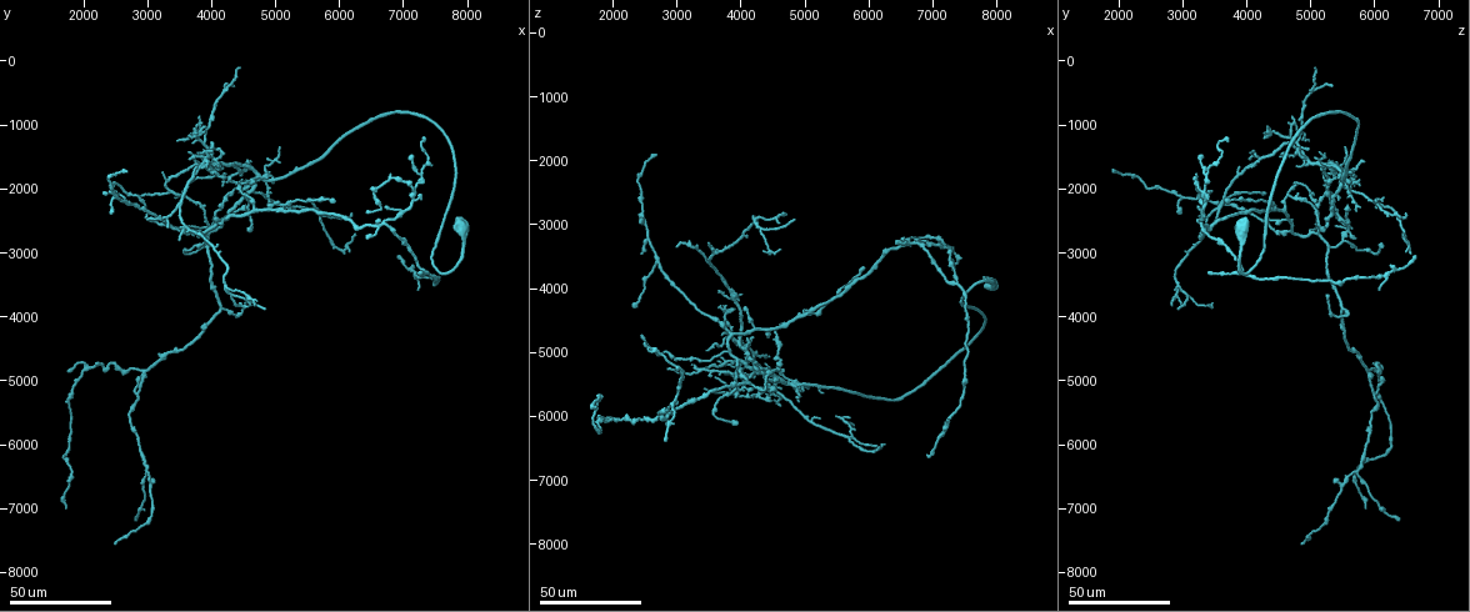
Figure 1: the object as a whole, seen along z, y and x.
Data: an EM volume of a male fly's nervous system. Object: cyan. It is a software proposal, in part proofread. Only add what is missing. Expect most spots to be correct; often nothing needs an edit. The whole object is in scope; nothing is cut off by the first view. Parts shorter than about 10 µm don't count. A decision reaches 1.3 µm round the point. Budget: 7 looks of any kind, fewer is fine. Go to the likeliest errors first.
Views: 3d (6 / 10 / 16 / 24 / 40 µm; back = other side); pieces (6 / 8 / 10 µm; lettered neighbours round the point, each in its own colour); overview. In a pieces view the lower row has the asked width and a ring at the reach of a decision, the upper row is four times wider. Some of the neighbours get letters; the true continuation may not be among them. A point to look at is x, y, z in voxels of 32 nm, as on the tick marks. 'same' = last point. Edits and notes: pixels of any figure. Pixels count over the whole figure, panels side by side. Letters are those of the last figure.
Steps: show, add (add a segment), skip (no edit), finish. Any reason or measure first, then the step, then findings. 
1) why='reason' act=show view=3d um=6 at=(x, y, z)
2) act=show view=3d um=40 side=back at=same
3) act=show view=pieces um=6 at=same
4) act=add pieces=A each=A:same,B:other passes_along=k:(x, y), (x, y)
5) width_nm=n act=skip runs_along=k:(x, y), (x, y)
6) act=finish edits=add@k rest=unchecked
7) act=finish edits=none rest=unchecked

why='an open end' act=show view=3d um=40 at=(3000, 2450, 3400)

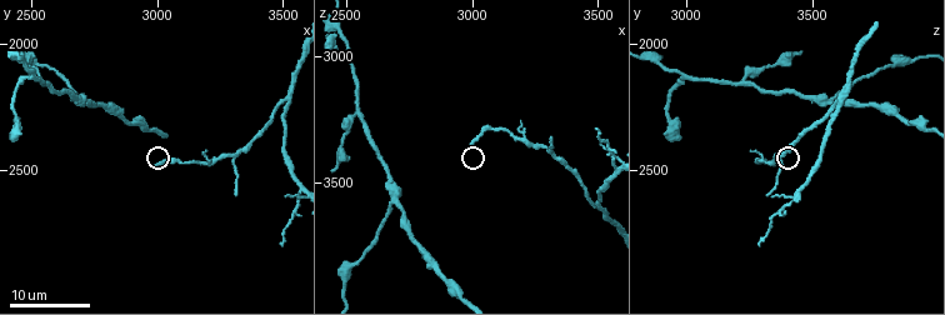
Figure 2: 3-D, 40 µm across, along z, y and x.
act=show view=pieces um=6 at=(3010, 2480, 3340)

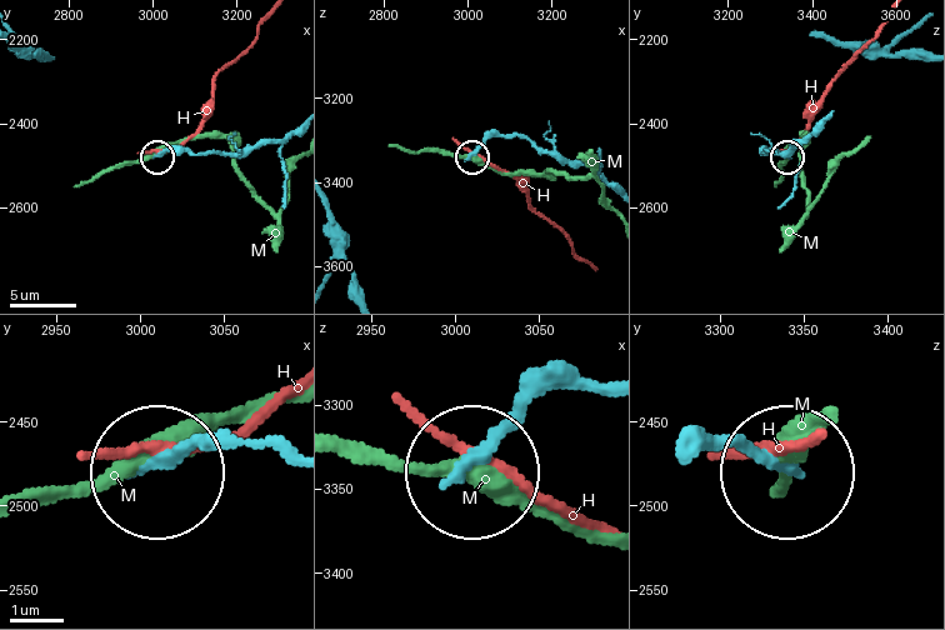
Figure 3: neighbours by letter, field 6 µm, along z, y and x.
act=skip each=H:other,M:other runs_along=3:(606, 180), (523, 136), (489, 138), (473, 156) found='none of them fits'

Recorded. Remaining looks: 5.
why='long arm stops here' act=show view=3d um=24 at=(1700, 6950, 5850)

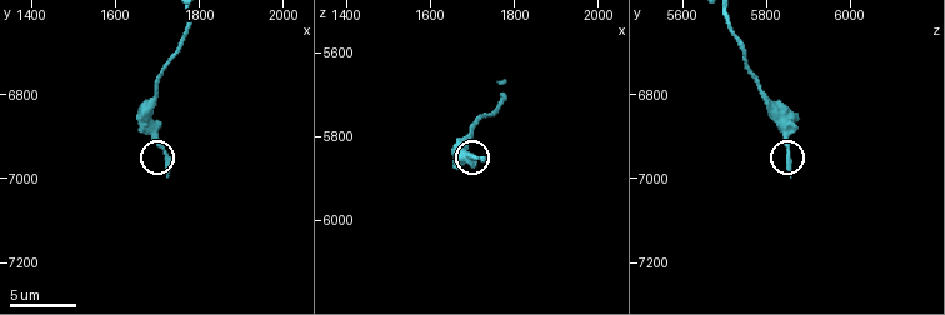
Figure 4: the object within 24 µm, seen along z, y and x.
act=show view=pieces um=6 at=(1725, 6995, 5855)

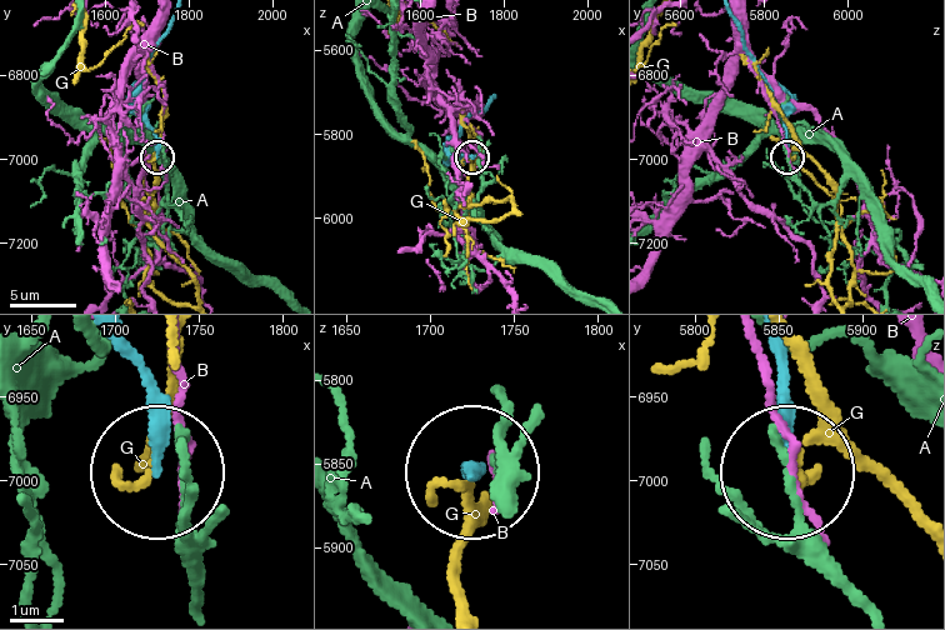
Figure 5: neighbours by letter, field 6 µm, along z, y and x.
width_nm=190 act=skip each=A:other,B:other,G:other runs_along=5:(116, 346), (151, 413), (151, 463) found='no lettered segment goes on from it'

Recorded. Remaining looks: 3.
why='long arm stops here' act=show view=3d um=40 at=(4800, 3900, 2900)

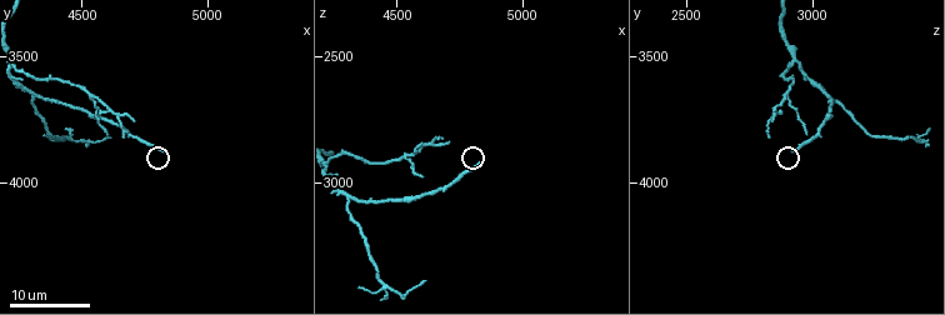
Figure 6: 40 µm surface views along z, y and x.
act=show view=pieces um=6 at=(4830, 3870, 2920)

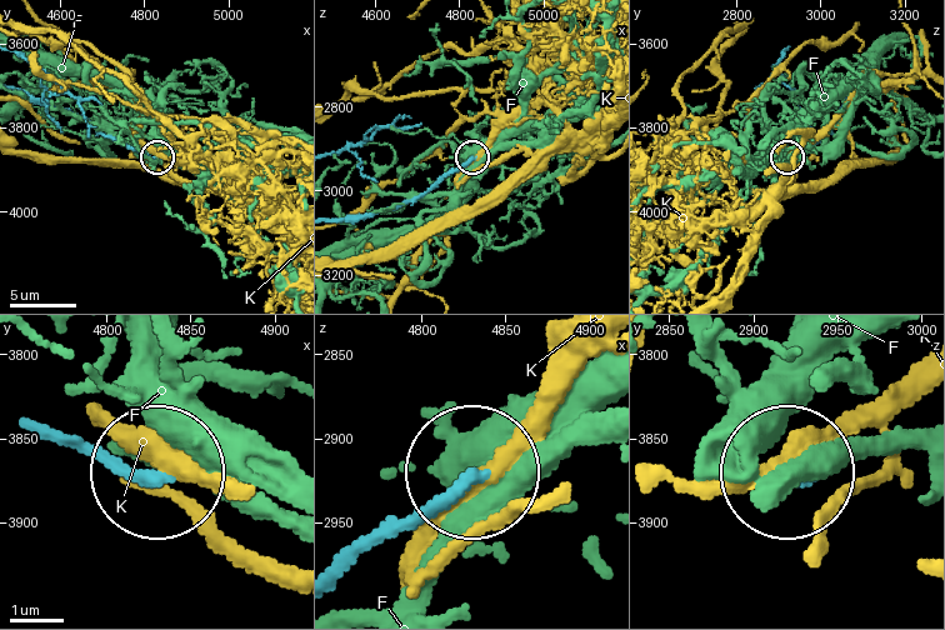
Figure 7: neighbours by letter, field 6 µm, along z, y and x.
width_nm=220 act=skip each=F:other,K:other runs_along=7:(336, 219), (356, 219), (413, 201), (469, 160) found='no lettered segment goes on from it'

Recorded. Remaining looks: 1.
act=finish edits=none rest=unchecked

